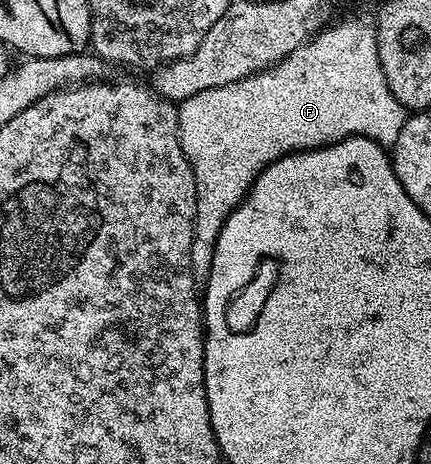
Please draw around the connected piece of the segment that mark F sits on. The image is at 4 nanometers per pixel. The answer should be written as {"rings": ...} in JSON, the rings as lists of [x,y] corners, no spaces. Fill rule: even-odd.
{"rings":[[[350,18],[335,24],[334,27],[327,27],[318,30],[317,34],[308,43],[304,43],[299,49],[295,49],[295,53],[291,53],[285,59],[280,59],[272,67],[268,67],[263,71],[256,71],[254,75],[248,75],[231,84],[219,85],[215,89],[203,89],[203,93],[195,93],[195,97],[180,100],[177,107],[179,137],[181,138],[181,148],[189,162],[189,168],[193,170],[195,193],[197,194],[197,220],[193,222],[191,265],[193,266],[193,276],[198,281],[209,278],[217,238],[227,221],[227,217],[240,205],[250,187],[253,186],[253,182],[259,177],[259,173],[271,166],[276,159],[281,159],[292,151],[312,151],[314,147],[325,147],[329,143],[338,143],[352,135],[362,135],[368,139],[374,139],[386,149],[392,148],[393,142],[399,137],[401,126],[404,125],[407,118],[407,112],[404,105],[391,93],[391,89],[387,91],[369,91],[369,79],[349,79],[349,75],[333,75],[333,59],[345,59],[345,55],[333,55],[333,51],[361,51],[361,43],[369,43],[369,47],[373,47],[377,44],[377,35],[369,35],[369,31],[365,31],[365,27],[357,27],[357,23],[352,23]],[[357,31],[365,31],[365,39],[361,39],[361,35],[357,35]]]}

